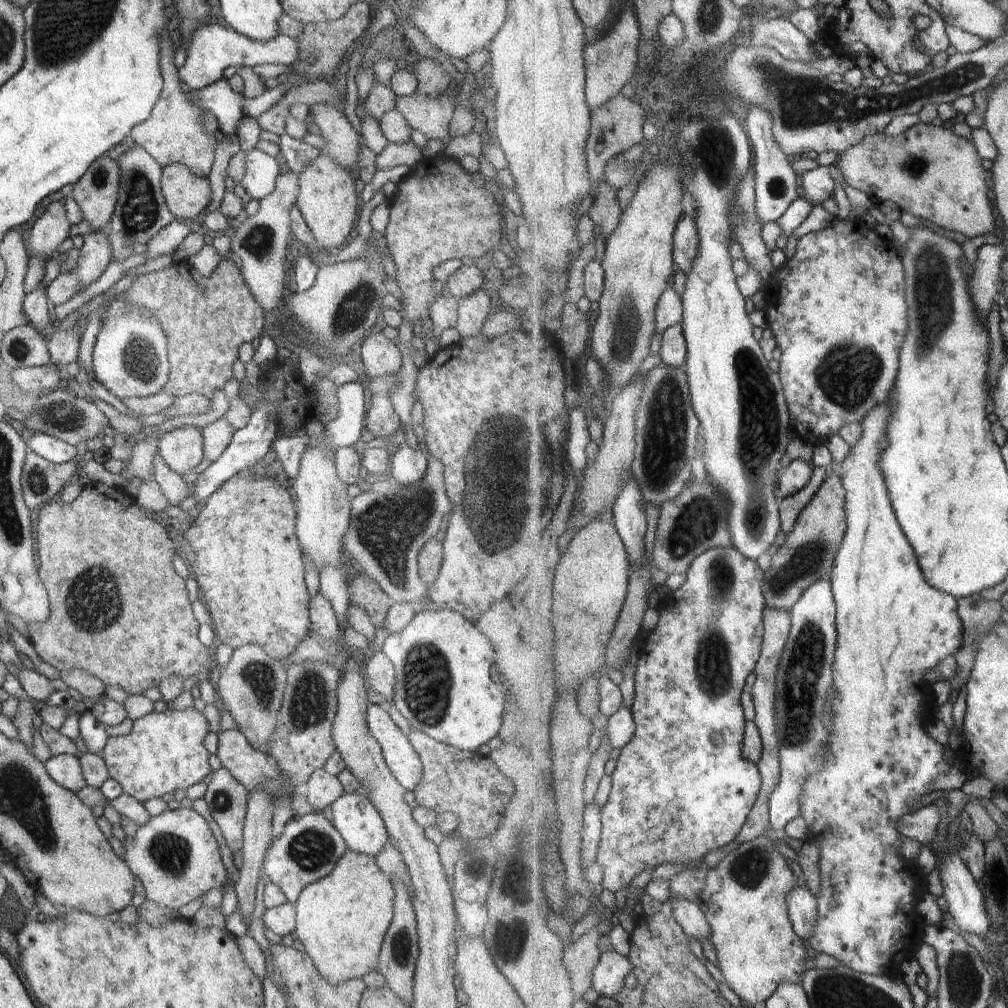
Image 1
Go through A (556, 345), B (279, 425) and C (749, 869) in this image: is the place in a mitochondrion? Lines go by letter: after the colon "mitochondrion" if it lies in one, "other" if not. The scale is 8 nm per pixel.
A: other
B: other
C: mitochondrion

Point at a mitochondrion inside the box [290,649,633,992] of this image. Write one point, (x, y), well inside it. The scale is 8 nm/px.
(517, 881)

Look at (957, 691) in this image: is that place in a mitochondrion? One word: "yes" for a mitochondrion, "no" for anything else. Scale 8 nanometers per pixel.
no

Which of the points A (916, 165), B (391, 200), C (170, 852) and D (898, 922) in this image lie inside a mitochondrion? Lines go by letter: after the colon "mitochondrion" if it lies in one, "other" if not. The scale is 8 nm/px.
A: mitochondrion
B: other
C: mitochondrion
D: other

